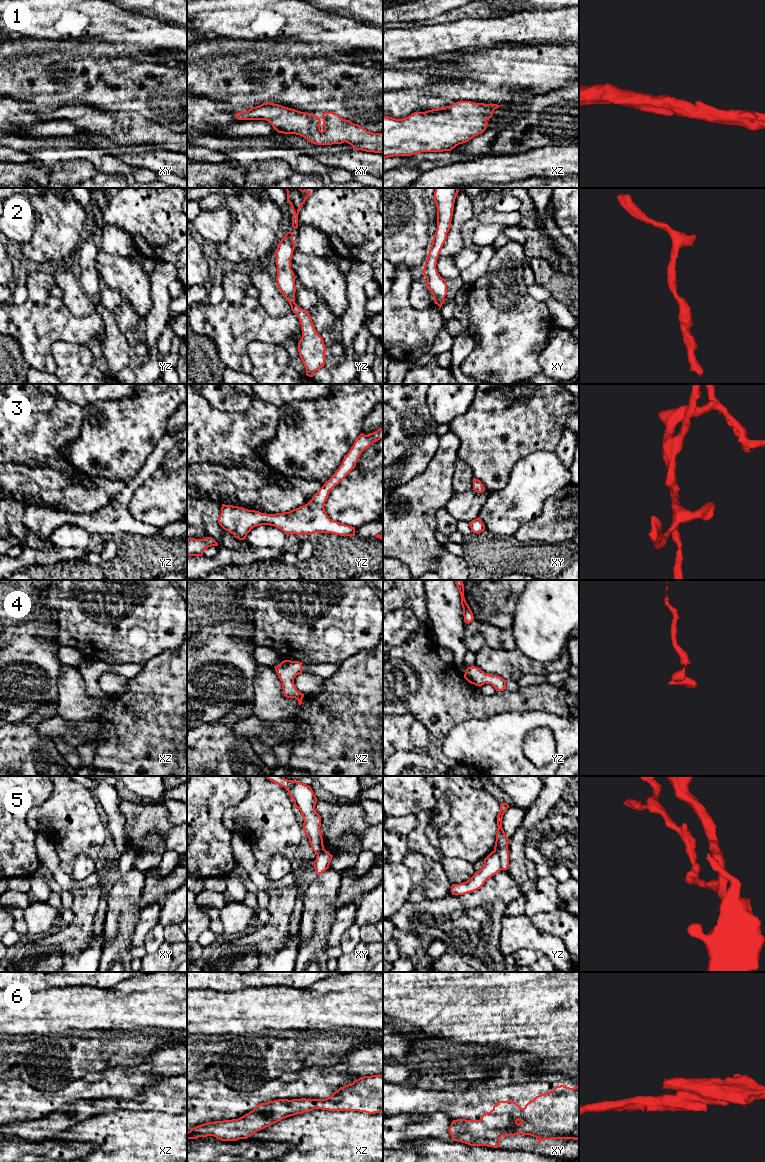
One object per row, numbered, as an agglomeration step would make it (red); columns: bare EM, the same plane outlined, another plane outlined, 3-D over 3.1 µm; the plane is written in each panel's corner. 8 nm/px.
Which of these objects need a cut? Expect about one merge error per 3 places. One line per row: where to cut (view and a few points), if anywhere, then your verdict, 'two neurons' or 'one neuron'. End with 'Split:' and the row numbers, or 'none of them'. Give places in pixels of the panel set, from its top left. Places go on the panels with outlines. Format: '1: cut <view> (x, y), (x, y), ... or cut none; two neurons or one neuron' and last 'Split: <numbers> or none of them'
1: cut none; one neuron
2: cut none; one neuron
3: cut none; one neuron
4: cut none; one neuron
5: cut yz (494, 850), (498, 855), (502, 869); two neurons
6: cut xy (479, 1120), (489, 1127), (511, 1130), (518, 1133); two neurons
Split: 5, 6

